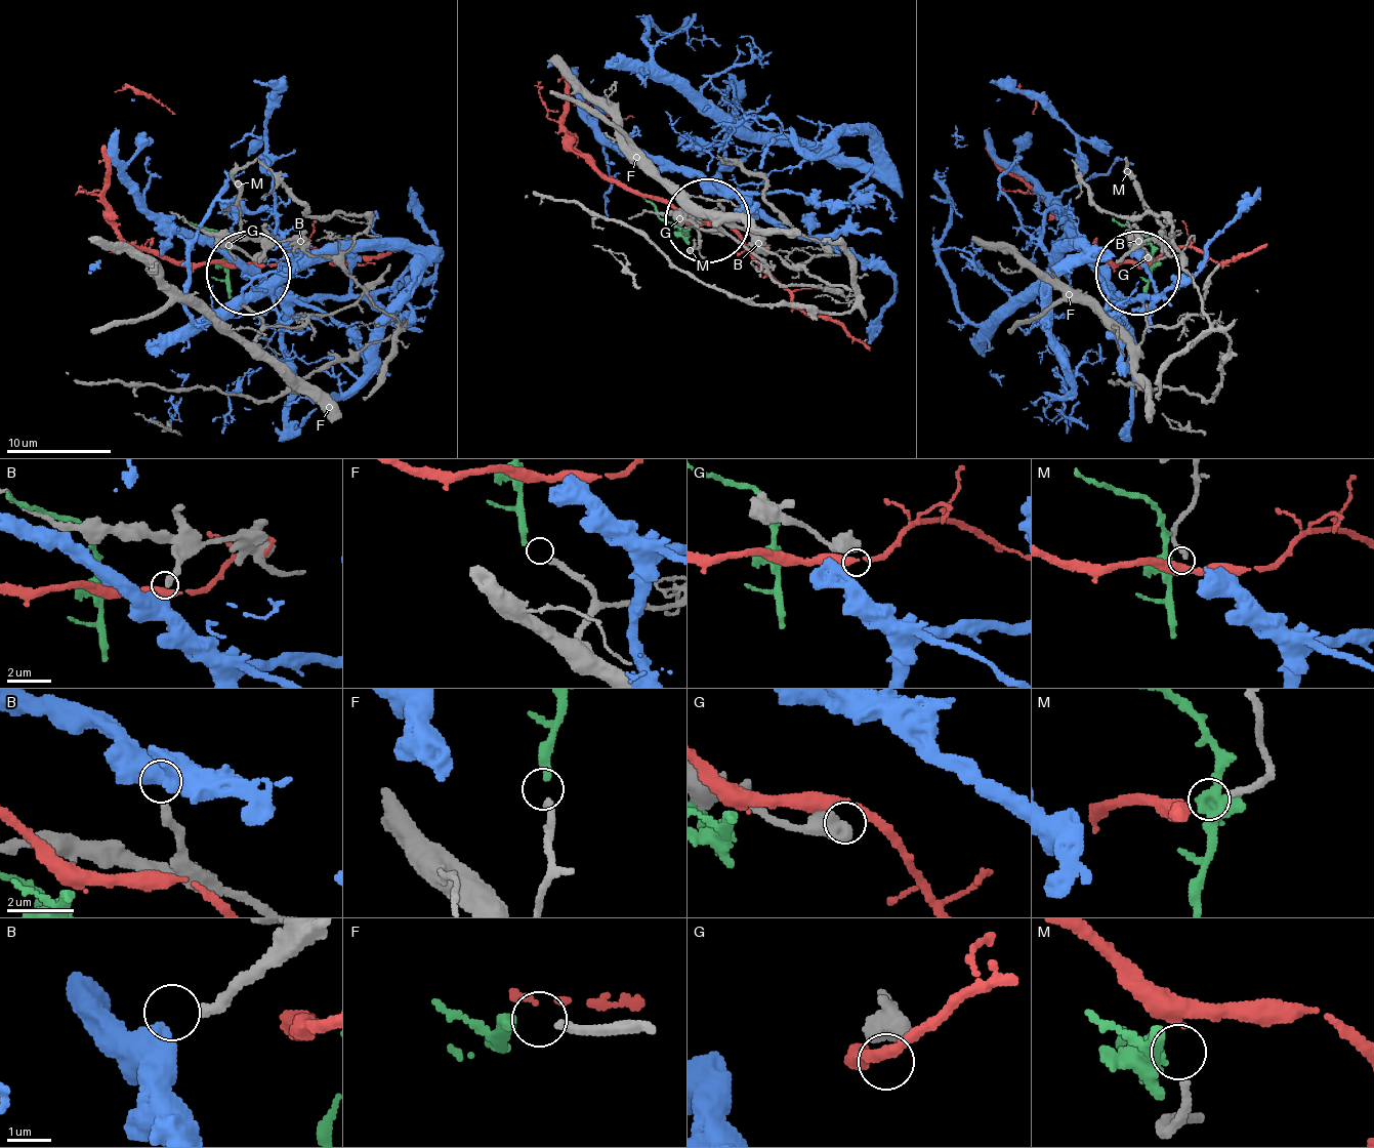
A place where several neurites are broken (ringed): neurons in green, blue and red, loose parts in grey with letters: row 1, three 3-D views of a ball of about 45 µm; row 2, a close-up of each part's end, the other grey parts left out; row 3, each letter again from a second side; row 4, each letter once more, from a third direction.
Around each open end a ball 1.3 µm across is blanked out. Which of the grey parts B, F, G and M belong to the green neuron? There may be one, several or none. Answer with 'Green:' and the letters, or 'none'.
Green: F

